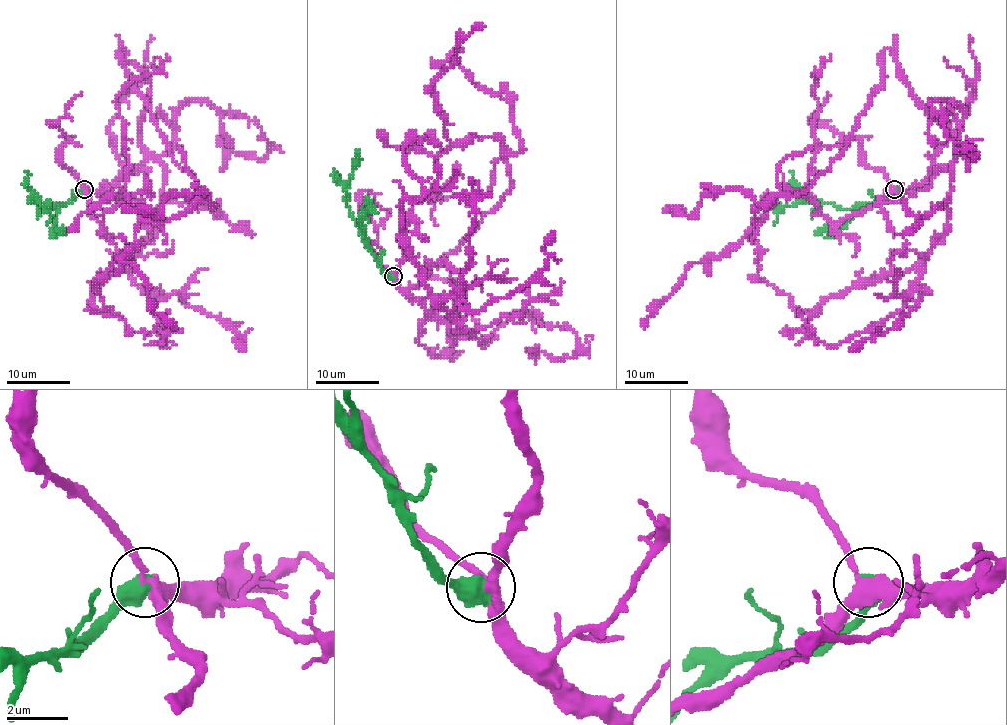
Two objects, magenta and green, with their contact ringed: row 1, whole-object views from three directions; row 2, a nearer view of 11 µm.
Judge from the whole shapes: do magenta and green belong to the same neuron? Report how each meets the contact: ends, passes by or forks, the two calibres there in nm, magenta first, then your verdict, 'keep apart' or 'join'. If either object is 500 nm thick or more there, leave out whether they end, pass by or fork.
280/750 nm | join

